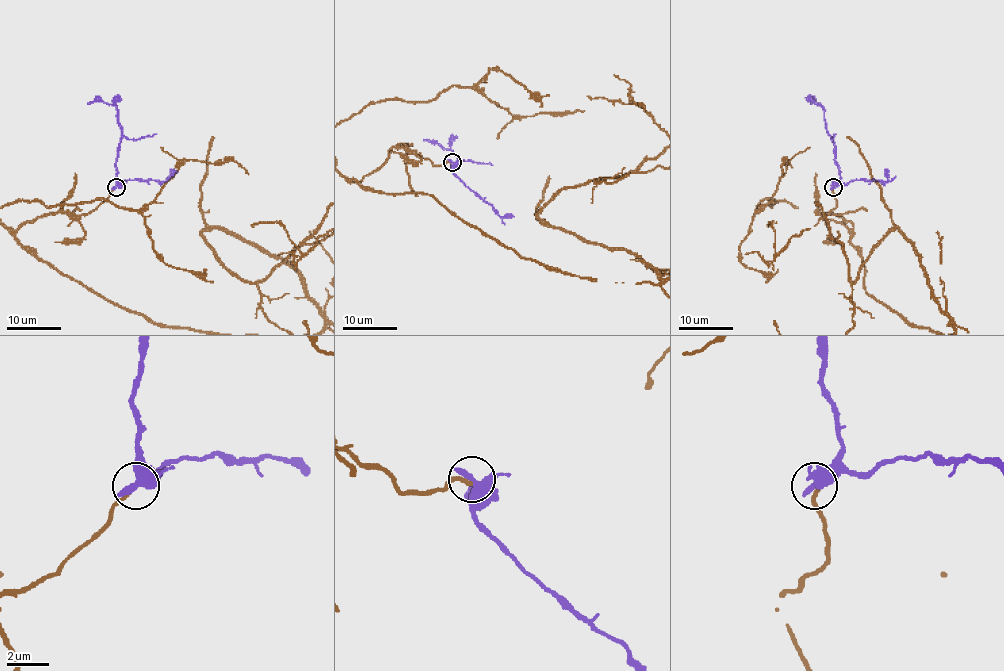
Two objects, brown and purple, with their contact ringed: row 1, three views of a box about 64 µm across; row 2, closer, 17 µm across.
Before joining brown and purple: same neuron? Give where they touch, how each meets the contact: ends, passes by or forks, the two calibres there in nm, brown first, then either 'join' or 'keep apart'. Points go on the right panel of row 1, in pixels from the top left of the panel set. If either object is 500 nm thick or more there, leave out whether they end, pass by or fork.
place (833, 187); brown ends; purple passes by; calibres 180 and 420 nm; keep apart

